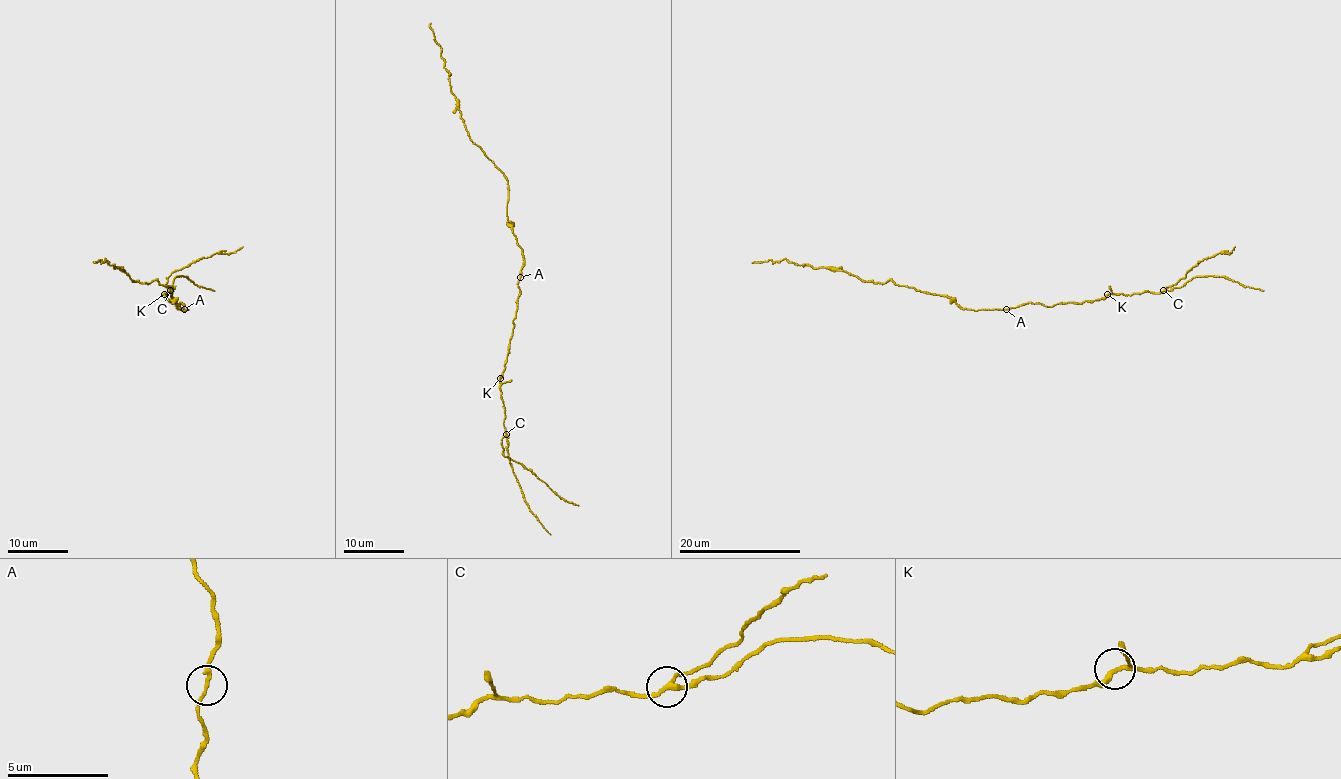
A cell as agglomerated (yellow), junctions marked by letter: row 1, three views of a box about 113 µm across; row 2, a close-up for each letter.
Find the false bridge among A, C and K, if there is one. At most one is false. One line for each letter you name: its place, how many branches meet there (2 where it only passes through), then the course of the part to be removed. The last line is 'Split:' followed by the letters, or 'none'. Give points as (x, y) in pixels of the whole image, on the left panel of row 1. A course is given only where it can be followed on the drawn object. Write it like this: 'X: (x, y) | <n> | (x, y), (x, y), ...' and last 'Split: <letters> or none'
C: (170, 290) | 3 | (171, 291), (166, 286), (169, 275), (196, 260), (216, 253), (231, 253), (242, 247)
Split: C

